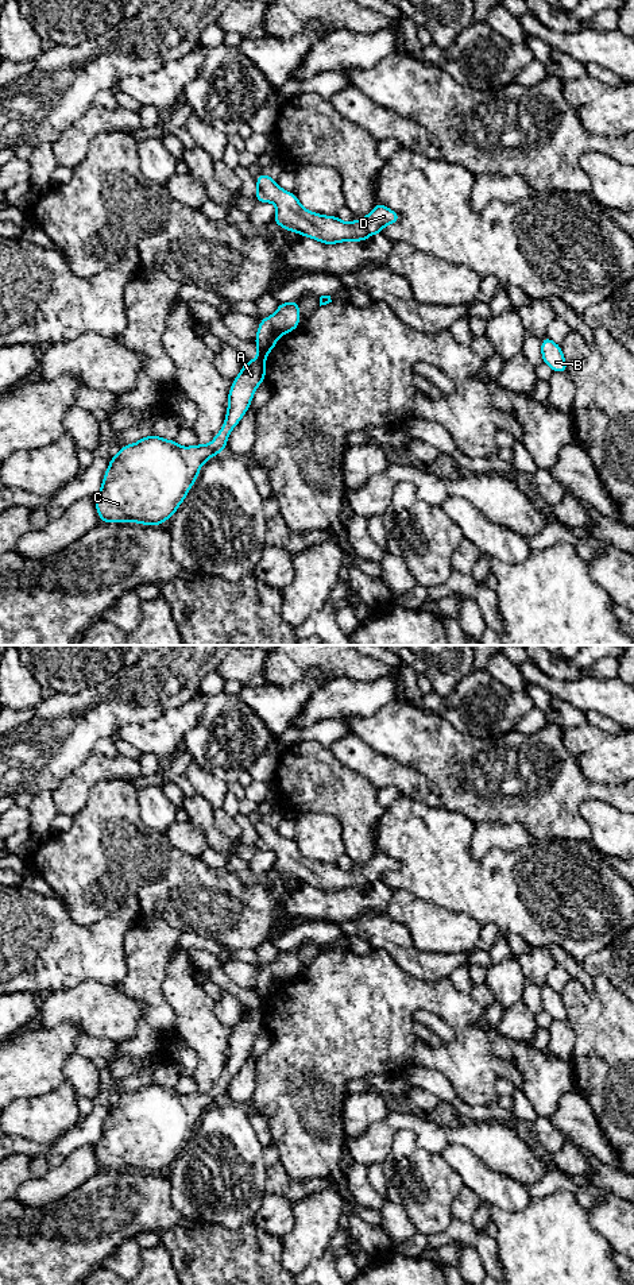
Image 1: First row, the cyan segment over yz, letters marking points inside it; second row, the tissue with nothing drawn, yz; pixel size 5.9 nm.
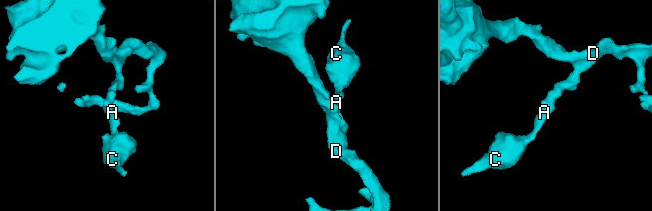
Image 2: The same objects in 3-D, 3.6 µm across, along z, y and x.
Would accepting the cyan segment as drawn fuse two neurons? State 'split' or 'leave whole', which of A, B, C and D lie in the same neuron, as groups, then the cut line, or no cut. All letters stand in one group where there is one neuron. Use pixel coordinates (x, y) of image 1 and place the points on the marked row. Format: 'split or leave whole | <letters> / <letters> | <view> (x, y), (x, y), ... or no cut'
leave whole | A B C D | no cut

